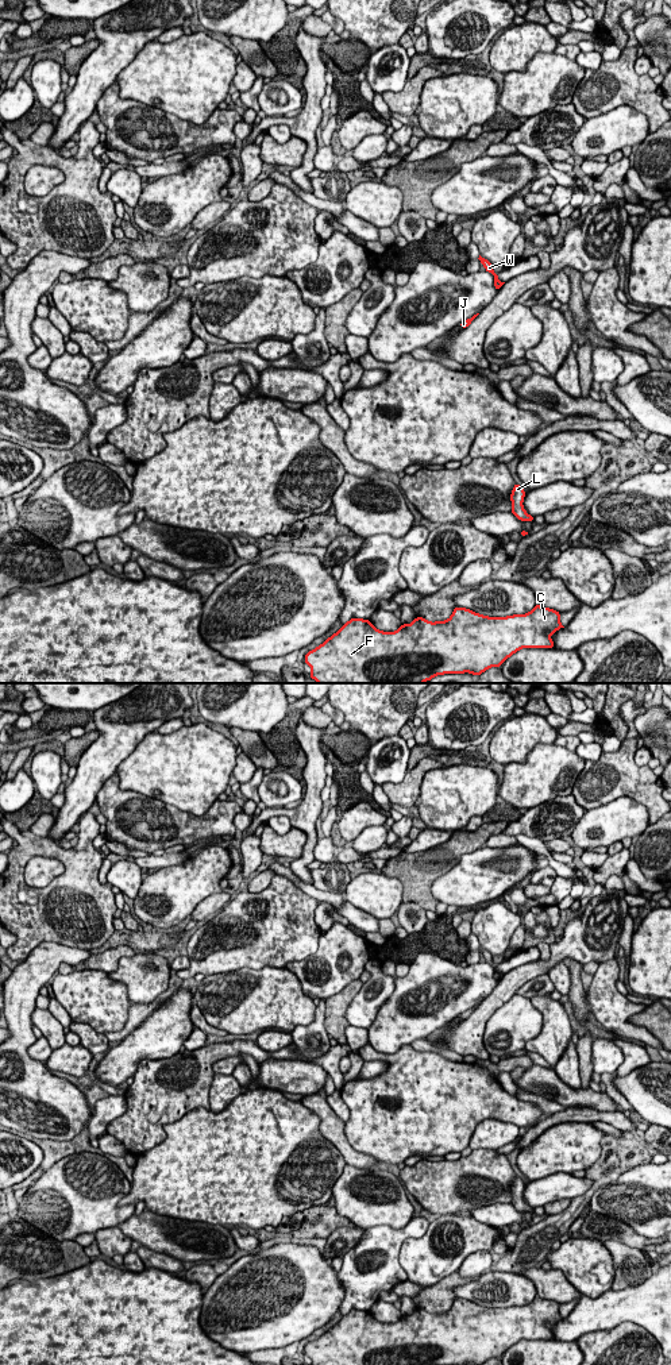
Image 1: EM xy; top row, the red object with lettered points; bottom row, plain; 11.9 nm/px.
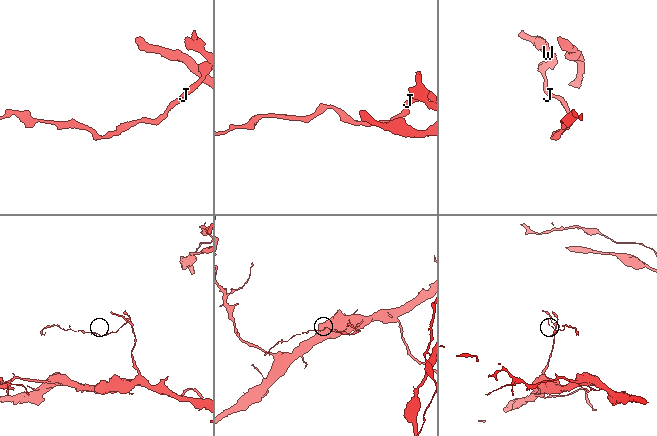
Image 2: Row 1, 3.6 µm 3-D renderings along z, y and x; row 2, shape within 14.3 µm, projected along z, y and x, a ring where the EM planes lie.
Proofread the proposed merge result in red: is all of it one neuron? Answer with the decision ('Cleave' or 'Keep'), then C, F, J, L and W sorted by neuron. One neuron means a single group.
Cleave. Groups: C F L W / J

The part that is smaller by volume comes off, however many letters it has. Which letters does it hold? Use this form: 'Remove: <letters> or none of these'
Remove: J

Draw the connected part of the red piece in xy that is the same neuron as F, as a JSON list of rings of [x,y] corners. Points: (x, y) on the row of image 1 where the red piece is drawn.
[[[535,605],[527,614],[487,617],[466,608],[455,608],[446,621],[431,622],[416,617],[396,632],[378,631],[369,620],[351,618],[321,645],[306,652],[304,662],[312,668],[311,678],[317,683],[423,683],[436,675],[470,672],[481,675],[490,667],[500,667],[521,648],[555,648],[551,635],[564,628],[560,613]]]

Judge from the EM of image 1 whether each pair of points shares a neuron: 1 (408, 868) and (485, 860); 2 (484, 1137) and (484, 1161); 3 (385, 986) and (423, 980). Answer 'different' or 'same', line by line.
1: different
2: different
3: different

